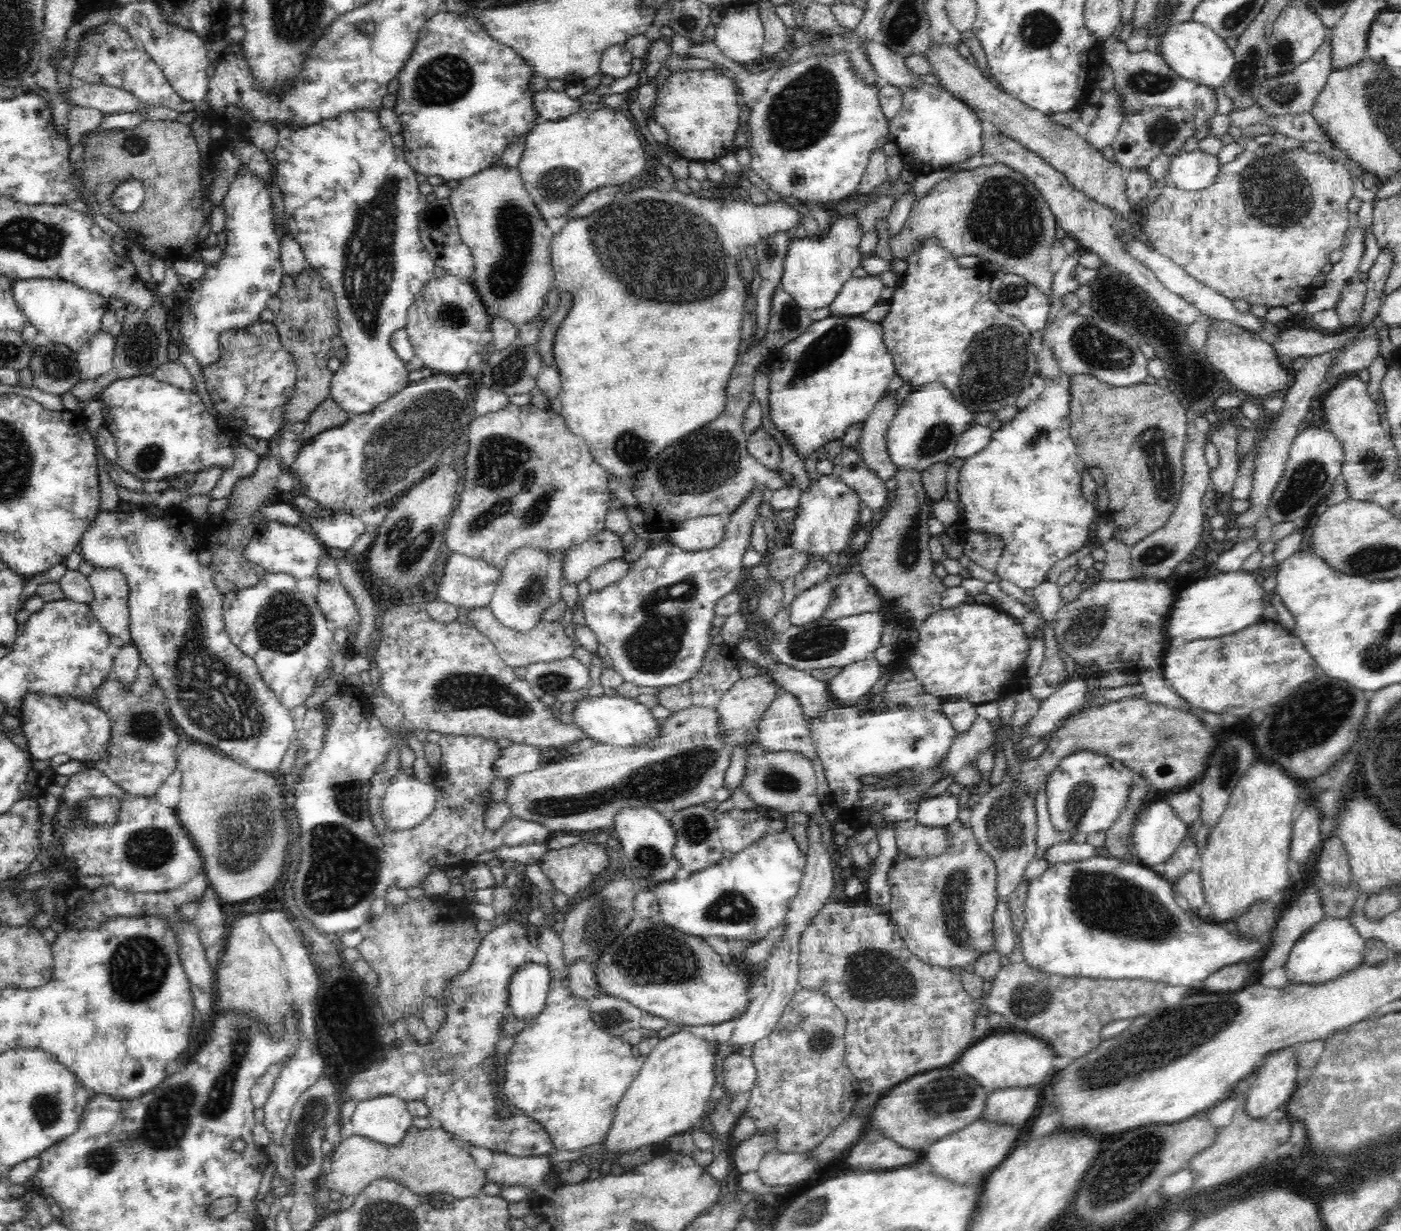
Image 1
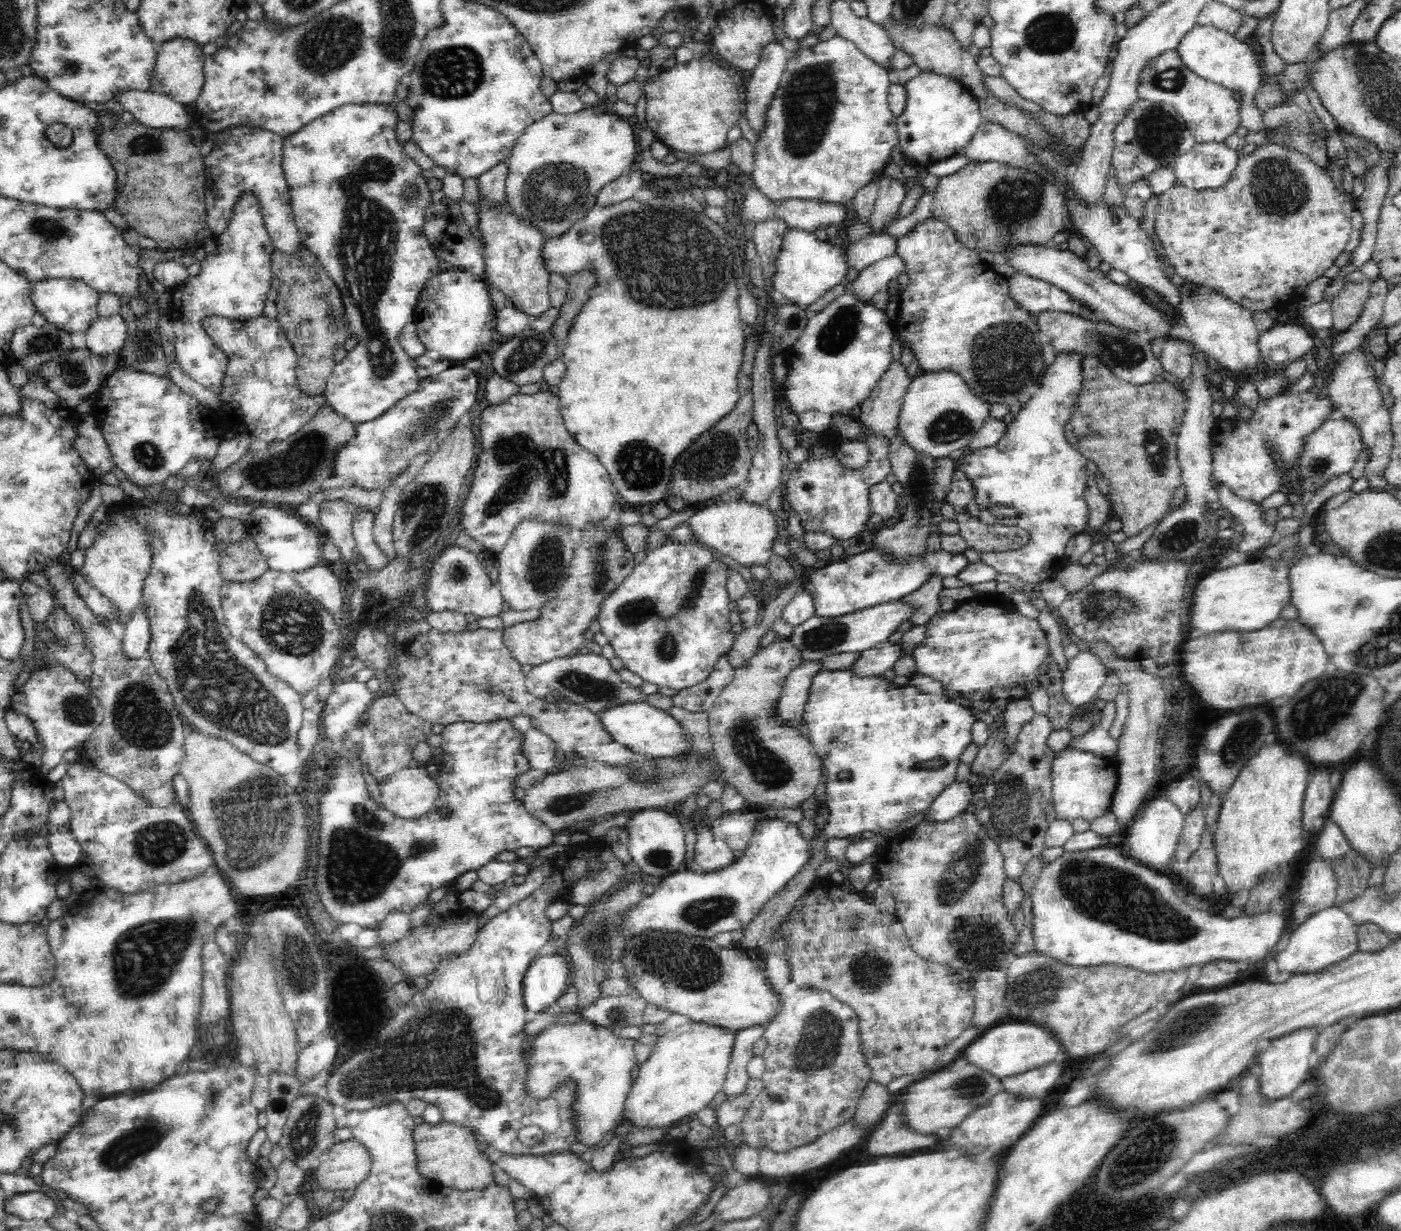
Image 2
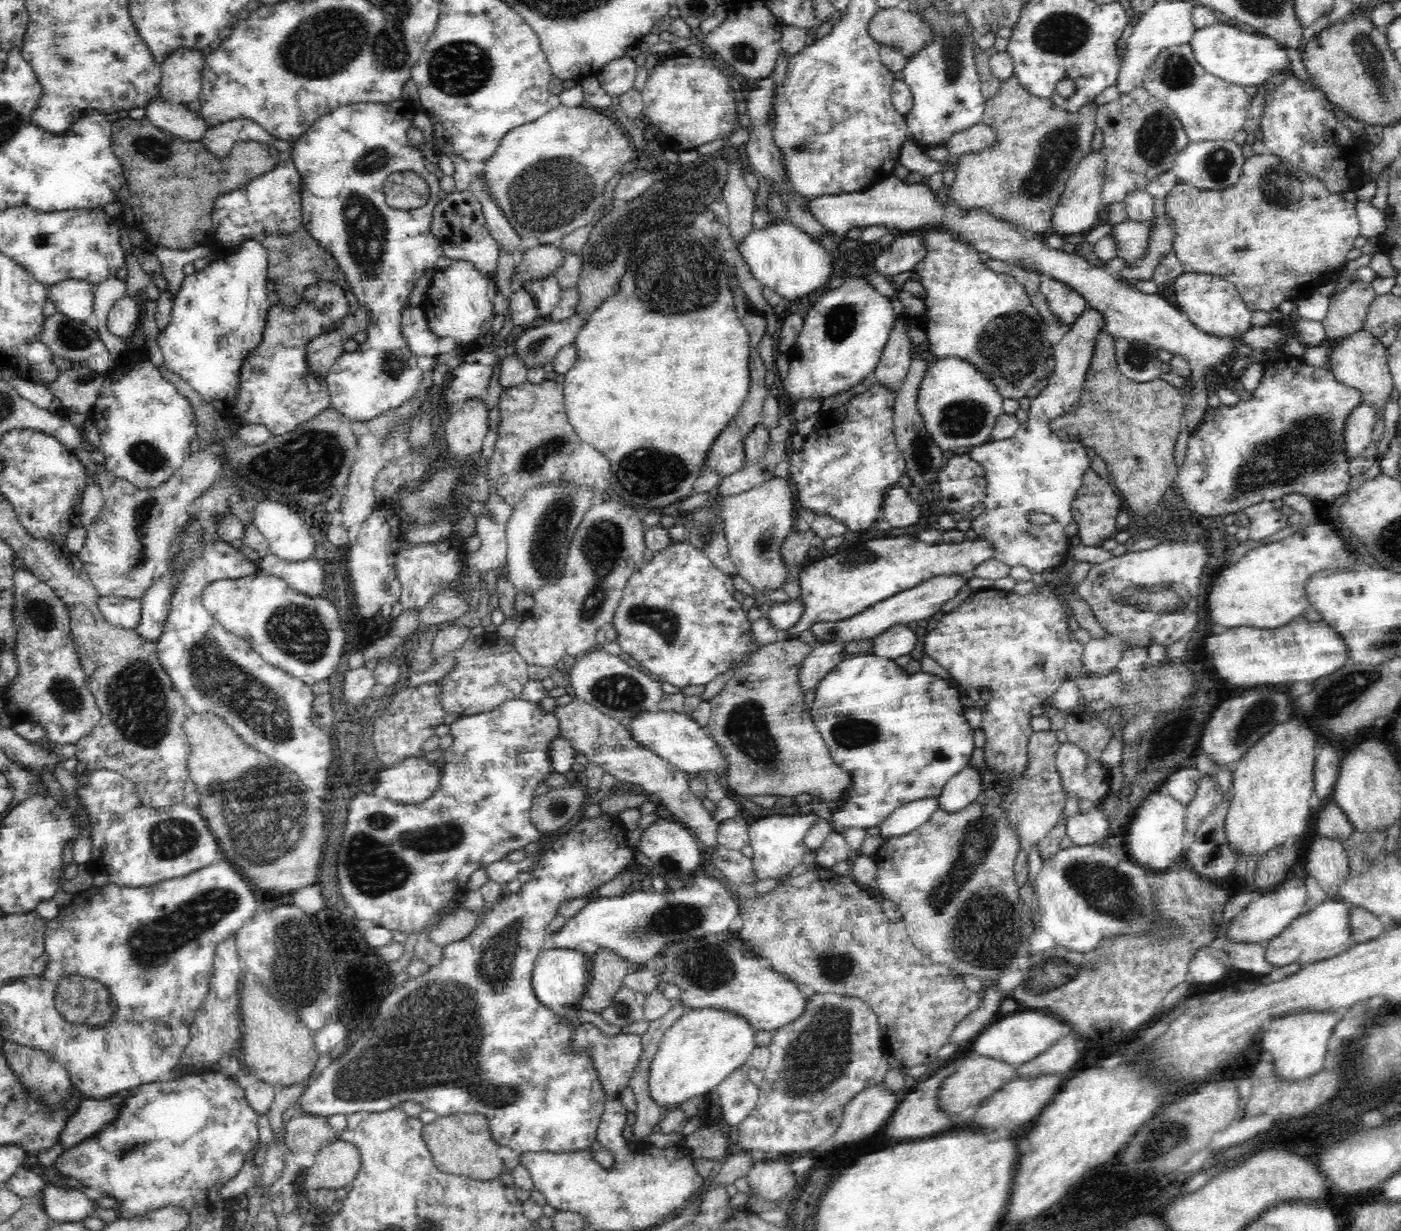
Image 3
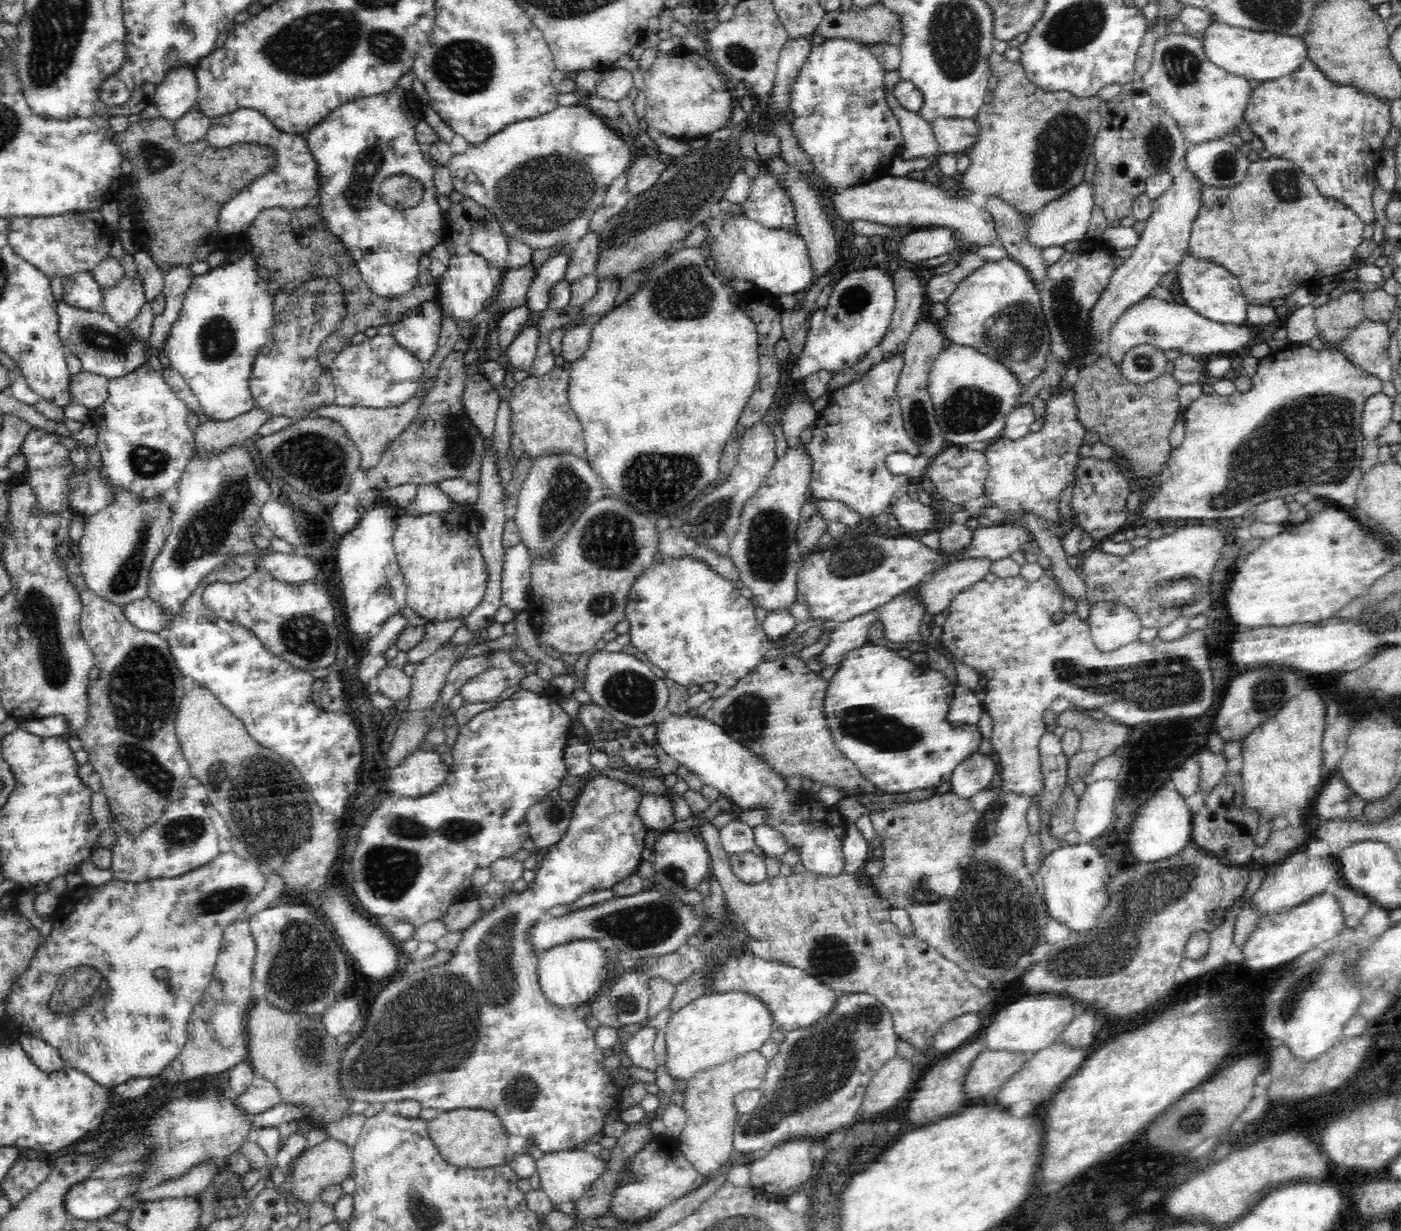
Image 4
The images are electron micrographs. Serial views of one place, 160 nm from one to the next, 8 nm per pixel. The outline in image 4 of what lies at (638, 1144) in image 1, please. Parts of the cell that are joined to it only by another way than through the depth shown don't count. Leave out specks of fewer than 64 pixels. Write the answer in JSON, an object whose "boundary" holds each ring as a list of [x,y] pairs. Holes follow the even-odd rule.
{"boundary":[[[728,990],[704,994],[671,1013],[665,1027],[666,1068],[670,1078],[682,1080],[700,1069],[760,1049],[775,1029],[774,1016],[765,1003],[755,994]]]}

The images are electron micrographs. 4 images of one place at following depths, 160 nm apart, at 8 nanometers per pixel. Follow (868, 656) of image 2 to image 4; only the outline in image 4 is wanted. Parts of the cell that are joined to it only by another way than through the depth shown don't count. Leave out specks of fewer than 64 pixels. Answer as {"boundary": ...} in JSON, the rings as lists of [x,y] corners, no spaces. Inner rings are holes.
{"boundary":[[[913,588],[894,596],[892,600],[878,607],[879,621],[884,631],[884,640],[892,644],[922,641],[920,620],[925,614],[922,603],[915,596]]]}

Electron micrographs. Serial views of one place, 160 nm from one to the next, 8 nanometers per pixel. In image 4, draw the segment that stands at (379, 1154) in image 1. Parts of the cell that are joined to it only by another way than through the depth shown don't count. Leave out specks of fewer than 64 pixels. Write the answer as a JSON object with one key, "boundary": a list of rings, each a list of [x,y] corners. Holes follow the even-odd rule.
{"boundary":[[[456,1108],[448,1112],[439,1111],[436,1118],[429,1120],[430,1139],[438,1147],[440,1156],[450,1164],[468,1165],[477,1168],[486,1168],[490,1165],[509,1164],[515,1153],[508,1147],[510,1134],[495,1112],[485,1109]],[[328,1138],[318,1146],[312,1146],[310,1150],[305,1151],[306,1154],[298,1158],[298,1164],[292,1172],[294,1192],[291,1193],[291,1198],[300,1198],[304,1204],[311,1205],[326,1186],[340,1184],[350,1177],[353,1166],[353,1149],[341,1141]]]}

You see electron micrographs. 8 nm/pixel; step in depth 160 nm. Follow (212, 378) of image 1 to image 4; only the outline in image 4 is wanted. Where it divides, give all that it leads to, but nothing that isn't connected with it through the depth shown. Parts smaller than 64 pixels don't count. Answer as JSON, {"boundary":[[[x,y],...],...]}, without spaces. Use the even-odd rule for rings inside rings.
{"boundary":[[[318,277],[298,285],[294,292],[277,292],[274,296],[273,338],[261,348],[253,362],[250,376],[250,393],[253,394],[254,408],[268,411],[272,416],[290,416],[300,419],[320,407],[332,405],[335,391],[328,368],[323,368],[318,360],[318,347],[339,326],[345,314],[342,285],[332,277]]]}

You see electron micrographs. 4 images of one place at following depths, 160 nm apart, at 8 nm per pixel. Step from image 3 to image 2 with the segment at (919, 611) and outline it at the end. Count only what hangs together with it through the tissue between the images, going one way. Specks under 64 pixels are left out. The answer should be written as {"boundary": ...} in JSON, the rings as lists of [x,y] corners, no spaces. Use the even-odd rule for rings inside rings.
{"boundary":[[[899,600],[887,601],[886,604],[876,604],[870,608],[851,612],[844,616],[819,617],[814,615],[798,626],[793,627],[789,641],[802,650],[803,662],[820,661],[826,656],[837,653],[852,653],[878,646],[880,642],[896,631],[904,621],[908,621],[912,607]]]}

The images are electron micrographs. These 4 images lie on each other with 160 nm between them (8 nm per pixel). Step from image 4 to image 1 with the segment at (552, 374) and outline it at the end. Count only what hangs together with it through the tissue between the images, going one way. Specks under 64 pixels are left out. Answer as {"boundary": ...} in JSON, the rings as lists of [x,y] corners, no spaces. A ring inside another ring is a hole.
{"boundary":[[[509,403],[505,408],[500,409],[499,412],[483,414],[483,416],[471,419],[470,424],[467,425],[467,431],[470,432],[470,444],[467,445],[466,460],[464,460],[463,489],[462,492],[459,492],[458,504],[455,506],[453,516],[450,516],[450,524],[447,525],[446,529],[445,542],[451,553],[455,552],[464,556],[471,556],[472,558],[481,558],[489,566],[500,569],[503,566],[503,561],[506,560],[507,554],[516,547],[536,545],[538,548],[548,549],[548,551],[562,549],[565,554],[572,546],[588,540],[588,538],[598,534],[600,530],[605,528],[606,516],[612,508],[618,505],[608,490],[609,472],[606,471],[606,468],[594,462],[590,448],[578,435],[574,435],[570,431],[561,414],[555,414],[551,408],[542,410],[542,408],[538,408],[538,406],[534,406],[531,403],[520,407]]]}

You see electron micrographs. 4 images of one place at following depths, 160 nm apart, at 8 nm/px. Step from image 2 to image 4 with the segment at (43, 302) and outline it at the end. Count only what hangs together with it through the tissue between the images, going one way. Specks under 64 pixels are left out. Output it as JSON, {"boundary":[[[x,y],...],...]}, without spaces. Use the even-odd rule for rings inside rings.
{"boundary":[[[90,270],[72,273],[68,277],[63,277],[62,281],[66,304],[73,305],[74,308],[96,311],[97,306],[103,302],[100,284],[94,280]]]}

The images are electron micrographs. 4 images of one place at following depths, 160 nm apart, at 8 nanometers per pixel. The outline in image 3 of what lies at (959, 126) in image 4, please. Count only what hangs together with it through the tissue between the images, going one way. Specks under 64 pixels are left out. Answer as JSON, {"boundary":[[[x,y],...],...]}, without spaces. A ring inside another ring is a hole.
{"boundary":[[[980,122],[966,130],[954,132],[948,140],[944,140],[944,145],[951,152],[953,159],[957,159],[966,153],[979,152],[980,149],[993,145],[994,141],[994,130],[991,130],[990,125]]]}

